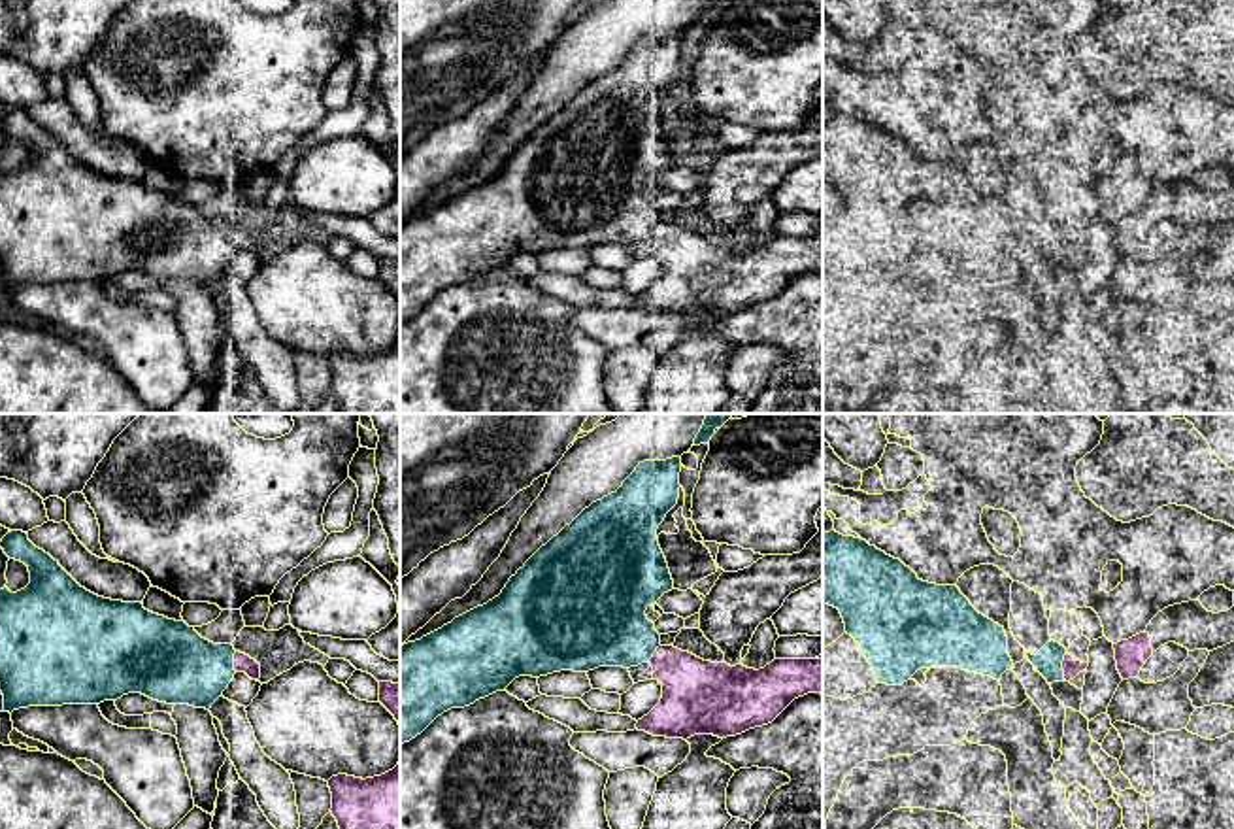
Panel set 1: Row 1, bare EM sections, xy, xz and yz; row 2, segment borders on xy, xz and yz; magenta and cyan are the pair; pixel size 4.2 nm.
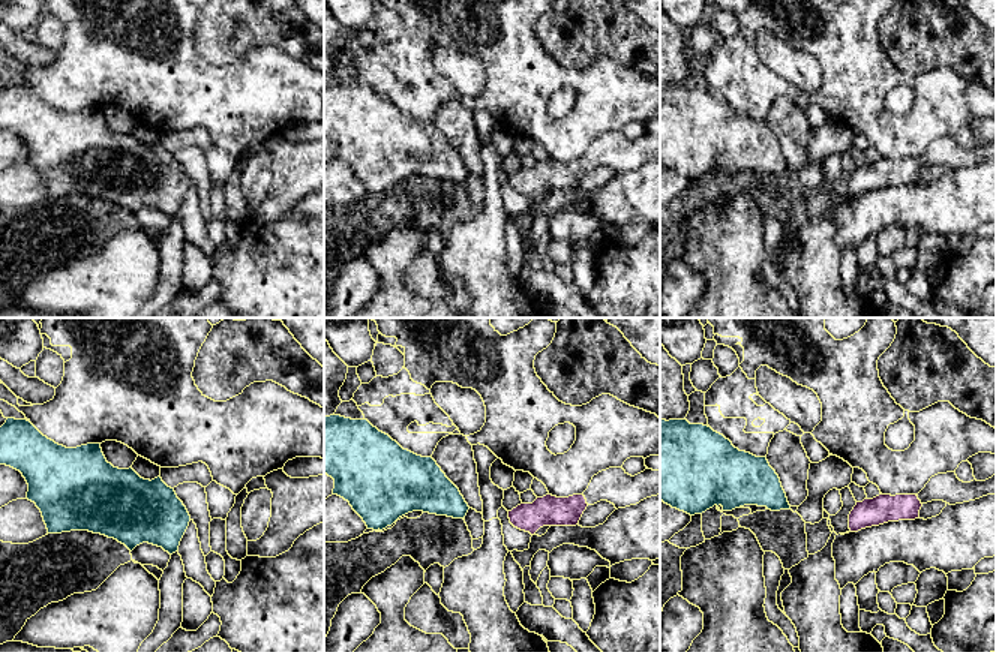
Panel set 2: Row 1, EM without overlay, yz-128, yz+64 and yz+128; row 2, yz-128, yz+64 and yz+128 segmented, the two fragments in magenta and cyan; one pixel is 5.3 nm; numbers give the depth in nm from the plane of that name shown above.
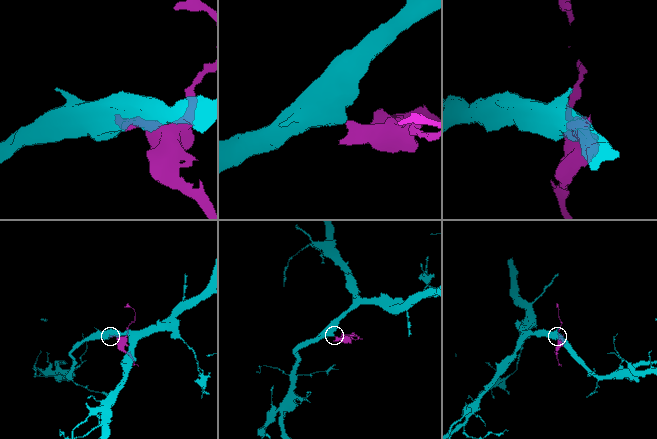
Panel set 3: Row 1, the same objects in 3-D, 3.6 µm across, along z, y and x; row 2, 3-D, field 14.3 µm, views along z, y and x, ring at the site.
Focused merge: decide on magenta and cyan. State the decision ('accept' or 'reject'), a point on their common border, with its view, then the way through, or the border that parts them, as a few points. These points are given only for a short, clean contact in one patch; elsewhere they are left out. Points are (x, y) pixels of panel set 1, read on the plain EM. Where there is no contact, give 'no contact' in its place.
accept | yz (1063, 242)

